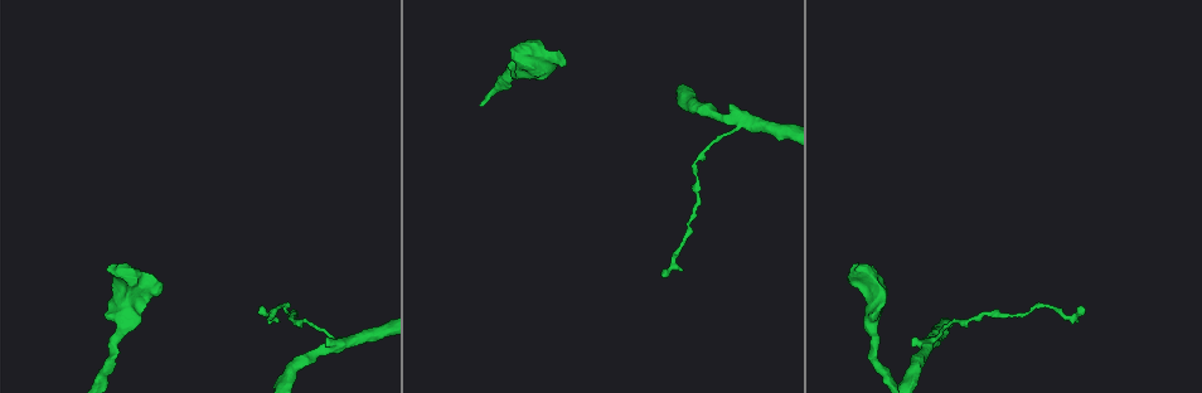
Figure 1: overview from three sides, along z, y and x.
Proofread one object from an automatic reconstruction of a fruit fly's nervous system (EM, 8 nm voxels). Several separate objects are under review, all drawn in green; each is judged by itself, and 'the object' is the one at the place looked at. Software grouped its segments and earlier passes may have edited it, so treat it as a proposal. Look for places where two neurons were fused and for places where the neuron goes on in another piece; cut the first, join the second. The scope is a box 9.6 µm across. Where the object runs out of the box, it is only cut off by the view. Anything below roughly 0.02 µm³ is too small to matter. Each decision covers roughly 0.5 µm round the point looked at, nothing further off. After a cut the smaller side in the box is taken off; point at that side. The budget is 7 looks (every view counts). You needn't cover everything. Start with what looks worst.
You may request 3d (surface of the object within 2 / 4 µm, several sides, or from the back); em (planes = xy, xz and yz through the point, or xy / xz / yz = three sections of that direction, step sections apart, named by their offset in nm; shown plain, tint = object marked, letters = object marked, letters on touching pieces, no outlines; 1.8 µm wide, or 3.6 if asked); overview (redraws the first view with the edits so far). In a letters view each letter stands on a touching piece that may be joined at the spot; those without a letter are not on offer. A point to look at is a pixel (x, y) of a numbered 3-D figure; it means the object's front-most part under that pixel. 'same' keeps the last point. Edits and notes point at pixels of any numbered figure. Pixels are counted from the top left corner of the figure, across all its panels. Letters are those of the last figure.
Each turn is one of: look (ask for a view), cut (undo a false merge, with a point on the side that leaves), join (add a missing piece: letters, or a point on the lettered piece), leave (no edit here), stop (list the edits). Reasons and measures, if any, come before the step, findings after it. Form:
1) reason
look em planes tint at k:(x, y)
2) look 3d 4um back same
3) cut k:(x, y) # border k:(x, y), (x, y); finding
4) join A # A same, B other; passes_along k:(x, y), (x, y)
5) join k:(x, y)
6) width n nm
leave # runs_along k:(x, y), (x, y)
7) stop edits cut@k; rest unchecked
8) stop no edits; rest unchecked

sharp bend
look 3d 2um at 1:(737, 121)

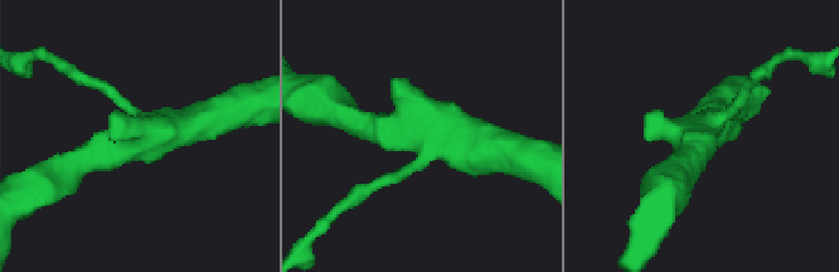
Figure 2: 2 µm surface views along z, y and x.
arms 3; need the tissue
look em planes letters at 2:(140, 129)

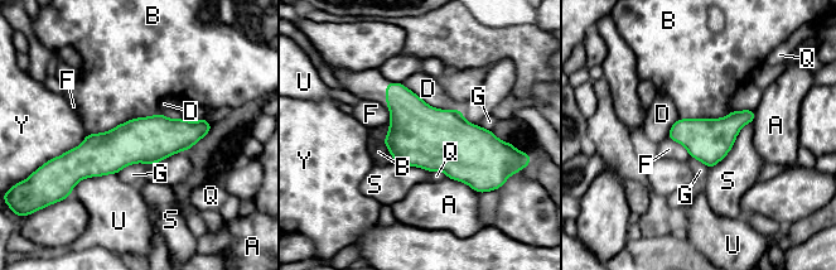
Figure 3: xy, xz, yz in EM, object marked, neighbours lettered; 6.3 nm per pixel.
leave # A other, B other, D other, F other, G other, Q other, S other, U other, Y other; runs_along 3:(207, 126), (67, 158); continuous, no second neuron

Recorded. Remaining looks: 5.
an open end
look em planes letters at 1:(160, 282)

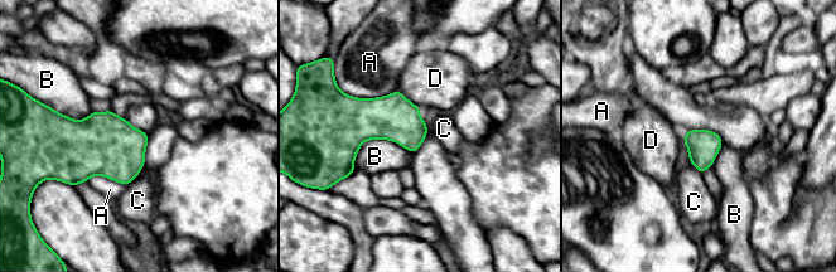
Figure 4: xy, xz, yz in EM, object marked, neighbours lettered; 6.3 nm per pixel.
leave # A other, B other, C other, D other; border 4:(149, 135), (145, 161), (141, 169); no lettered piece goes on from it

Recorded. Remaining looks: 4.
tapers out
look em yz step 8 letters at 1:(664, 276)

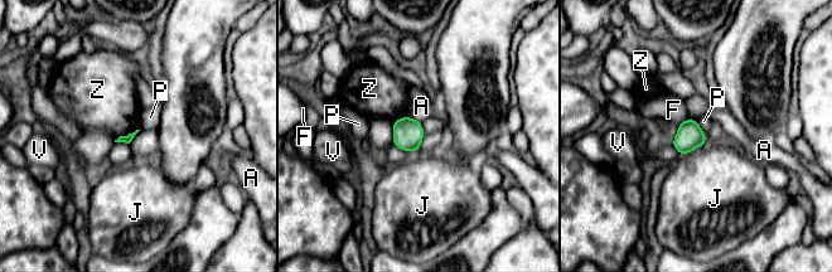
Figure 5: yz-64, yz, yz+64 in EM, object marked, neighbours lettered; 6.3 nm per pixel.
look em xy step 4 letters same

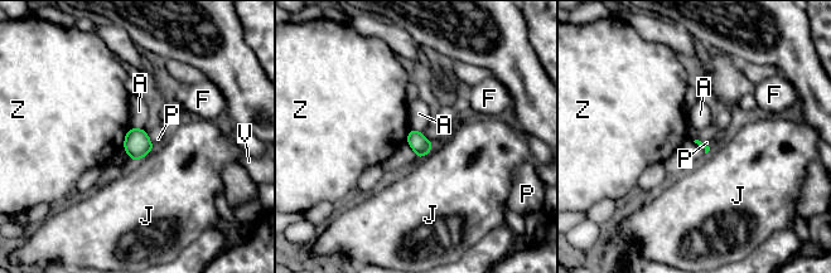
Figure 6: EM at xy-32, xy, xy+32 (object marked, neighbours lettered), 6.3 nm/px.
leave # A other, F other, J other, P other, V other, Z other; none of them fits

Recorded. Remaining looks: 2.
stop no edits; rest unchecked

